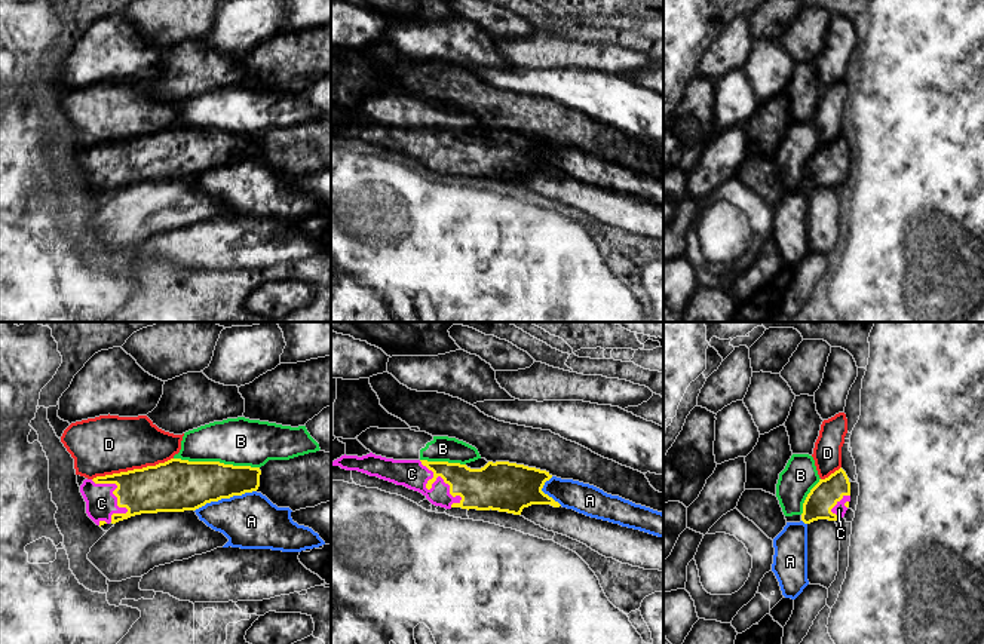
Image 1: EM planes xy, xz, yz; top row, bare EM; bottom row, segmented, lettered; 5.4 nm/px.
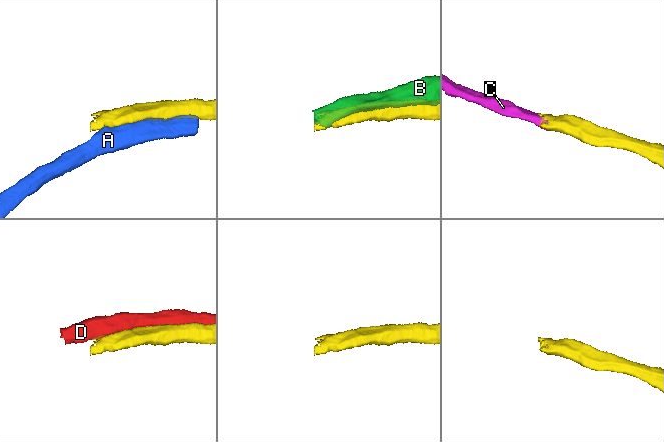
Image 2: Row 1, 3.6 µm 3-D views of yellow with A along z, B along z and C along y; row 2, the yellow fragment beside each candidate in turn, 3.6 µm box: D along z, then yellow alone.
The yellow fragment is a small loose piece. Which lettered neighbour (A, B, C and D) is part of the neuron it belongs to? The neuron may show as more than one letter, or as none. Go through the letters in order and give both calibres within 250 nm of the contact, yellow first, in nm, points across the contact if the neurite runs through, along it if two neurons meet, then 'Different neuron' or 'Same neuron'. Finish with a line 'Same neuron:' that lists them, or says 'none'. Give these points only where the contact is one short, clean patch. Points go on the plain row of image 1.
A: Thickness 280 nm (yellow) against 300 nm. Different neuron
B: Thickness 280 nm (yellow) against 260 nm. Different neuron
C: Thickness 220 nm (yellow) against 160 nm. Path across: xz (489, 155), (444, 149), (411, 141). Same neuron
D: Thickness 280 nm (yellow) against 320 nm. Different neuron
Same neuron: C

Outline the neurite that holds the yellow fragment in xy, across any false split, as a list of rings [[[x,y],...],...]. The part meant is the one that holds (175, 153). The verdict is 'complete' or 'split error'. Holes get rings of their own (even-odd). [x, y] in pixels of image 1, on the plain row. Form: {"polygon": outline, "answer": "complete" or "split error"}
{"polygon": [[[171,126],[156,134],[85,147],[80,160],[96,191],[141,181],[196,178],[206,171],[257,159],[260,135]]], "answer": "split error"}

